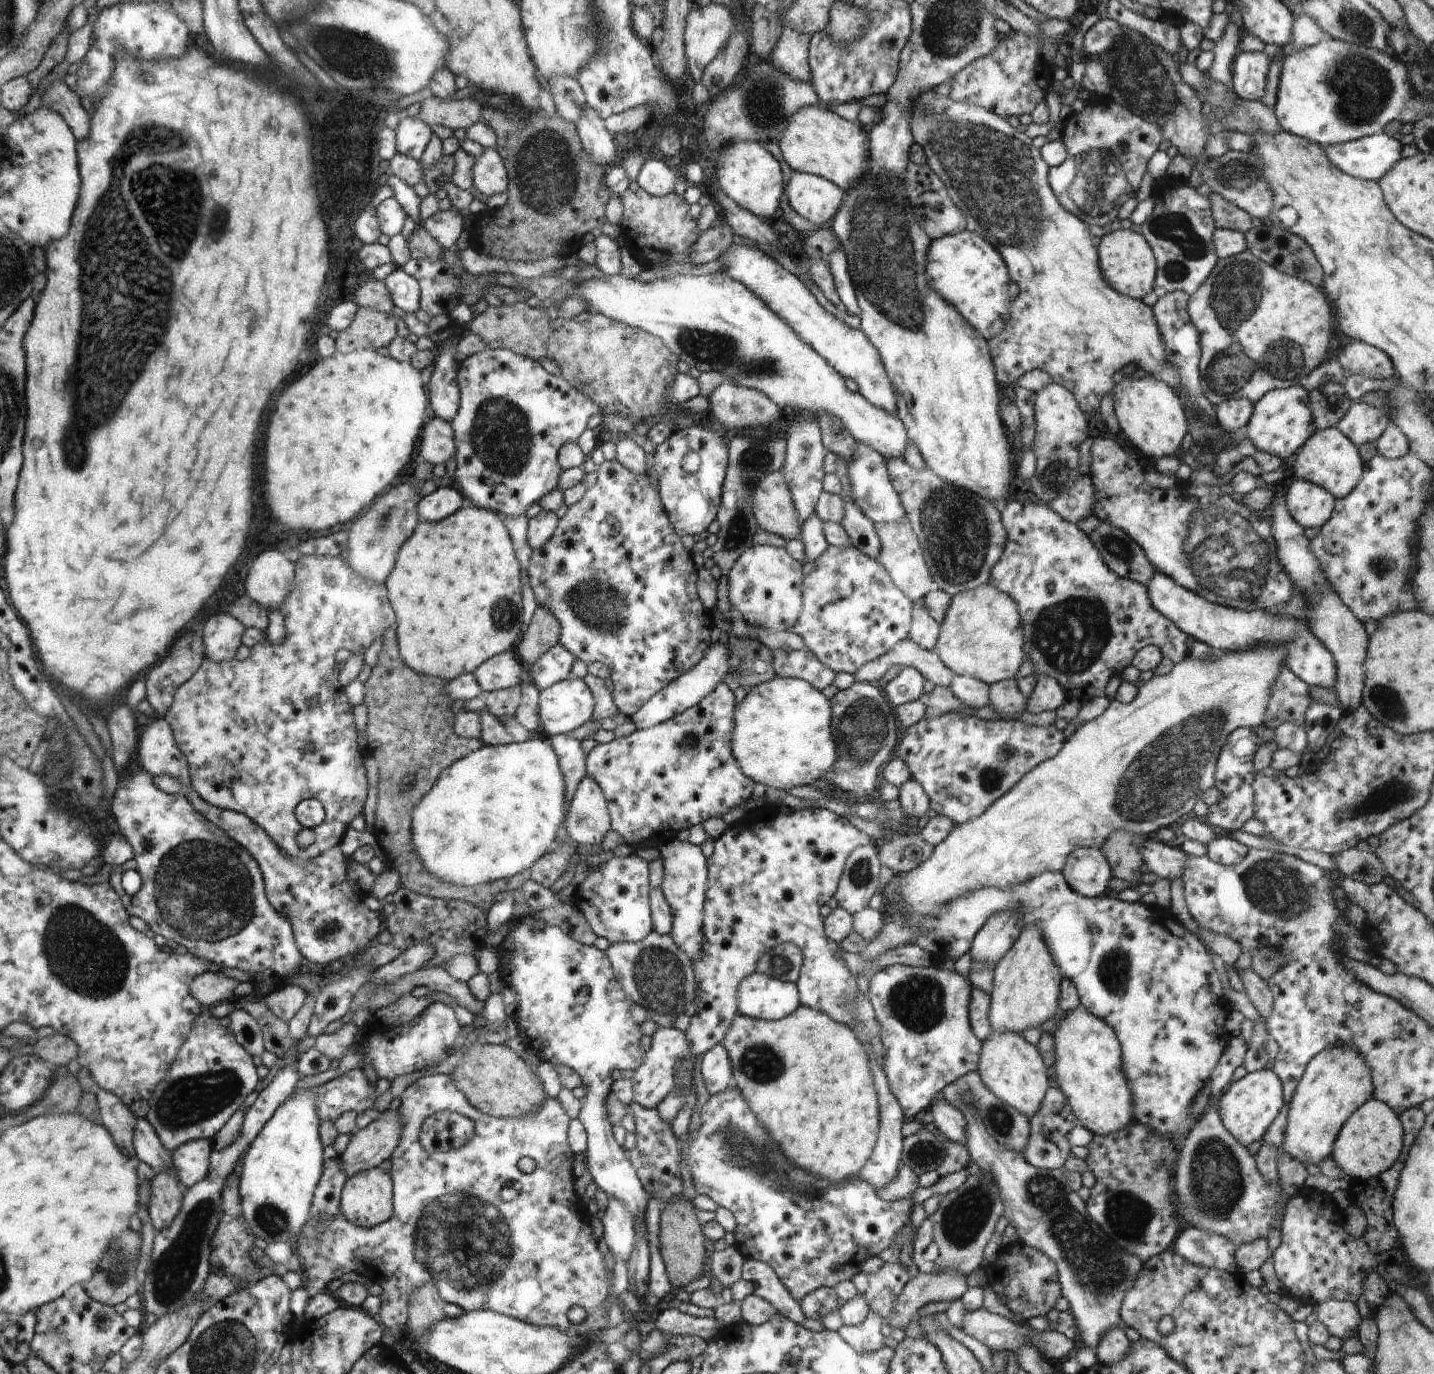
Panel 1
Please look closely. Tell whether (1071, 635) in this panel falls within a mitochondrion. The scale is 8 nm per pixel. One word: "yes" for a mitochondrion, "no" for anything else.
yes

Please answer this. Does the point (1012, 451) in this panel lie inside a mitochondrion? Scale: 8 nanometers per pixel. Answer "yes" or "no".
no

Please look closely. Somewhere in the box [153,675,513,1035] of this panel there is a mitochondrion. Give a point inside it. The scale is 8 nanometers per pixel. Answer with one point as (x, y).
(326, 932)

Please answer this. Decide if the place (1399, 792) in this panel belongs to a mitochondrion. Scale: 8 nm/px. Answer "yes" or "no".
yes

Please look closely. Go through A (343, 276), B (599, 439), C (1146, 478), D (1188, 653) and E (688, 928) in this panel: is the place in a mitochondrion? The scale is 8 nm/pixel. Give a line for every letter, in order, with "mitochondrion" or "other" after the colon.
A: other
B: other
C: other
D: other
E: other

